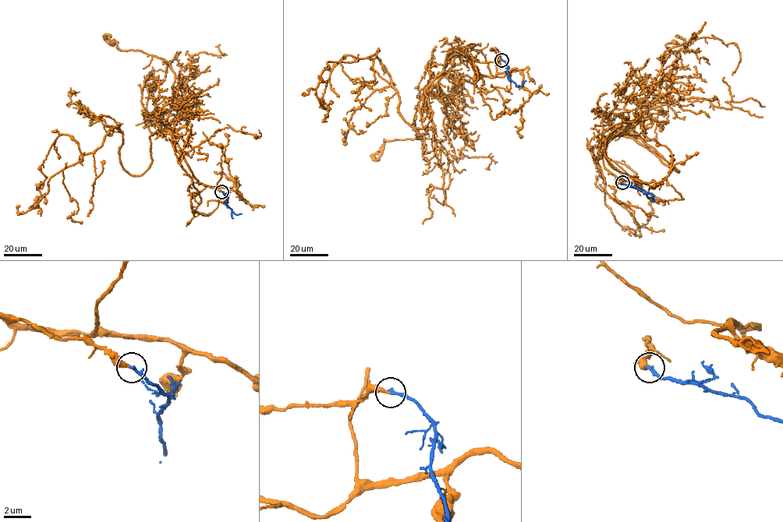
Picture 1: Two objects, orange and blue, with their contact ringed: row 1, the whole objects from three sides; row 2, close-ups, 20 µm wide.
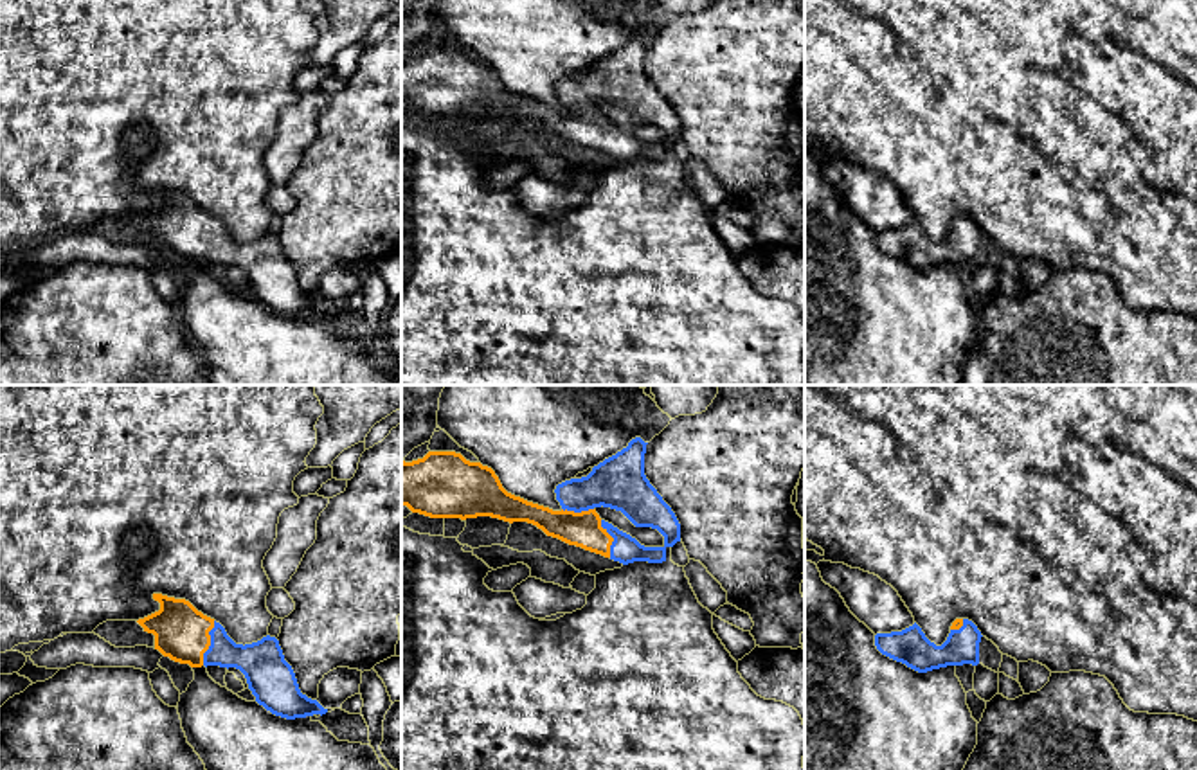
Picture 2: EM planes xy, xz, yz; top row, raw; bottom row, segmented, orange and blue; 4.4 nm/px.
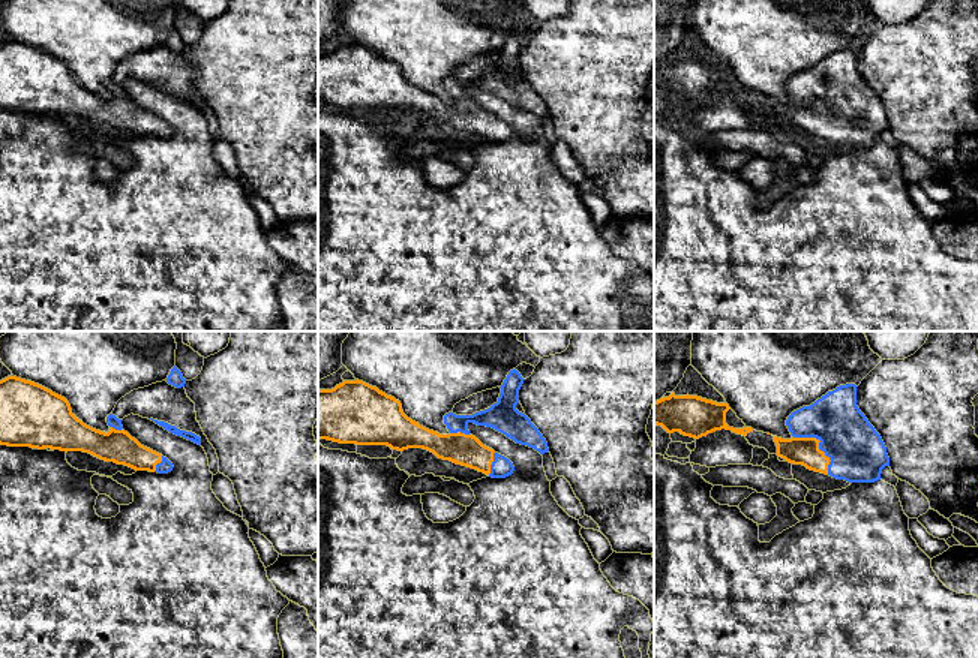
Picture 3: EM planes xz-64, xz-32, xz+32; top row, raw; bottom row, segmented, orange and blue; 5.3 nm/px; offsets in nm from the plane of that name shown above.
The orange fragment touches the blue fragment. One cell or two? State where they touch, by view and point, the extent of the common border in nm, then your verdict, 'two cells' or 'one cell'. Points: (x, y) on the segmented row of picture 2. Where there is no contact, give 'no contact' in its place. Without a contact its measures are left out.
xy (209, 643) | 200 nm | one cell

